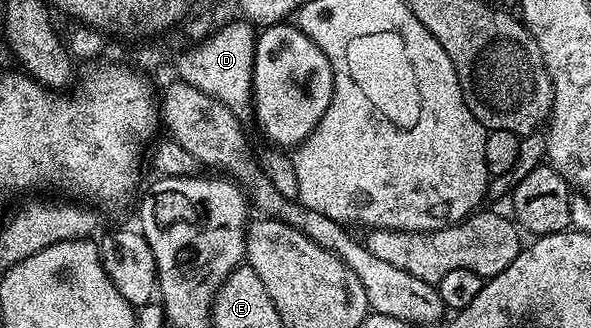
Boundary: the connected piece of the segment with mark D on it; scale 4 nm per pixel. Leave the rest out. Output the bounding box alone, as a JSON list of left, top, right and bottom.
[176,21,257,120]

